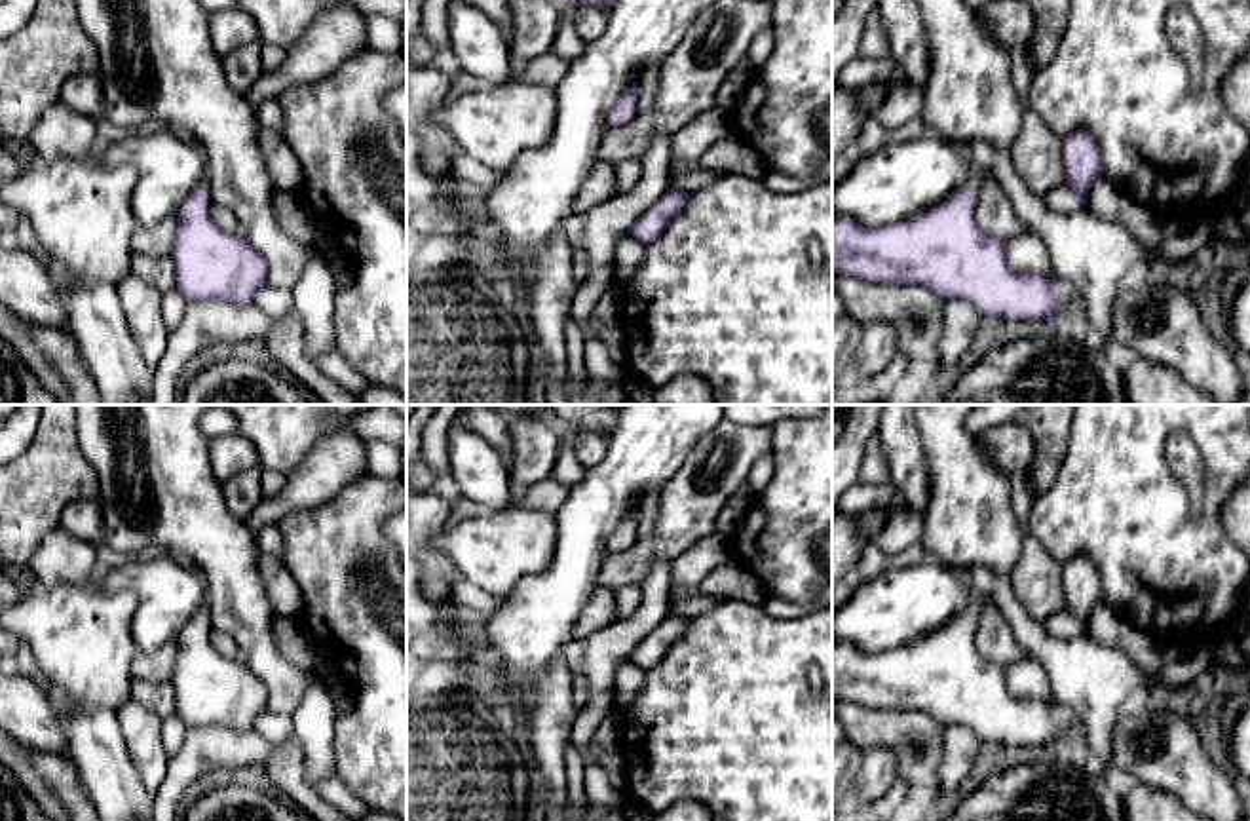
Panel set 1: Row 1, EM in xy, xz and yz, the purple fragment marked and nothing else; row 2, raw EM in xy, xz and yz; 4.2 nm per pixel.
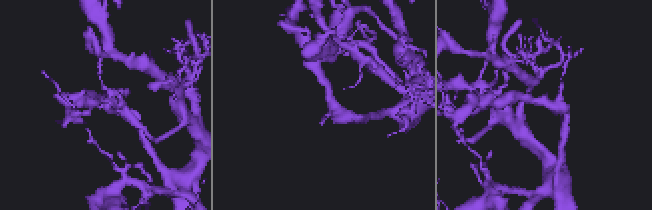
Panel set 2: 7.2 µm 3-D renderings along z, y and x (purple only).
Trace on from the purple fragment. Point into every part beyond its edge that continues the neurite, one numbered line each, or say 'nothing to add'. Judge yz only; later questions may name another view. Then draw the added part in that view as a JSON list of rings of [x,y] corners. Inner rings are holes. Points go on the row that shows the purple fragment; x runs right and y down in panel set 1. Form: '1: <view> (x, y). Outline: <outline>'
1: yz (977, 177). Outline: [[[975,169],[969,177],[969,181],[961,186],[961,190],[980,190],[980,186],[984,184],[986,179],[986,171],[982,169]]]

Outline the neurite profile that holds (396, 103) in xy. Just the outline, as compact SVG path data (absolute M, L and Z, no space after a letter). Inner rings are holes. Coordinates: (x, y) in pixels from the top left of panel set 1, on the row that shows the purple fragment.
M407 82L397 86L386 99L386 108L397 125L399 133L407 139Z

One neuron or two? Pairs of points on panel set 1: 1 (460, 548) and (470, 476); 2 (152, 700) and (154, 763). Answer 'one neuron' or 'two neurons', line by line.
1: two neurons
2: two neurons

